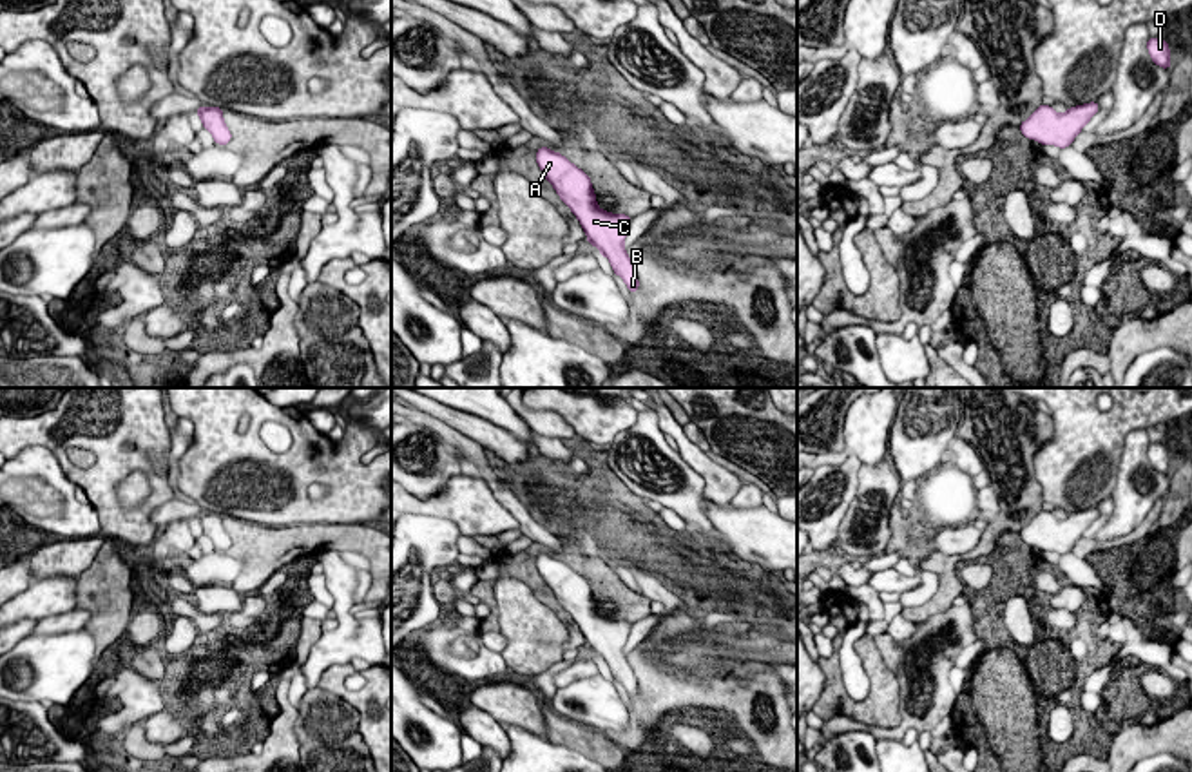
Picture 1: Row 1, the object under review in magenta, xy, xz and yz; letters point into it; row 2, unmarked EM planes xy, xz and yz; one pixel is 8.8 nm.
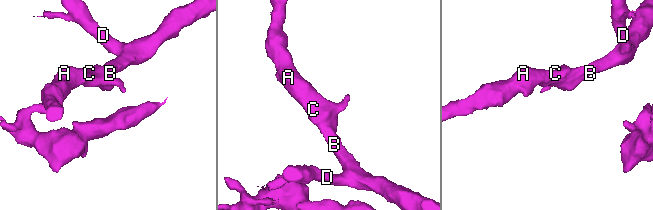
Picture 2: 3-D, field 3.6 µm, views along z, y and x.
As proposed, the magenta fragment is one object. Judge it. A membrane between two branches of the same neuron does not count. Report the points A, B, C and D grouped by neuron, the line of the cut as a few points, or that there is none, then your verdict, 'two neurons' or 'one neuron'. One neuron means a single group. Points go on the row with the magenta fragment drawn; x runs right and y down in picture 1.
A B C D | no cut | one neuron

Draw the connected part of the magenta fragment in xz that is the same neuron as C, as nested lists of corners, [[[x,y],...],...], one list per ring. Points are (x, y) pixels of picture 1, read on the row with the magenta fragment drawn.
[[[540,147],[536,163],[560,199],[580,221],[587,243],[610,261],[614,274],[625,281],[629,292],[638,292],[638,272],[623,246],[632,217],[601,210],[591,178],[560,152]]]

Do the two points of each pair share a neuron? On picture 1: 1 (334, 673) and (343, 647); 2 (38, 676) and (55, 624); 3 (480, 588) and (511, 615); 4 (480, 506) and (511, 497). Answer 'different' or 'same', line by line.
1: different
2: different
3: different
4: different

